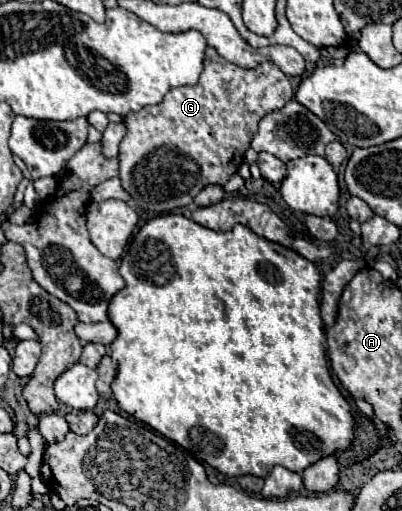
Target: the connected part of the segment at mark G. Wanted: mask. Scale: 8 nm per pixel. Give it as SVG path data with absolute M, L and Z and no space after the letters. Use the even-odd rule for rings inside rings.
M212 47L206 49L204 73L200 83L192 87L170 89L160 105L144 107L138 113L126 117L126 137L120 143L120 181L130 193L132 203L138 209L154 213L170 213L186 207L206 185L224 185L242 165L244 153L250 147L252 137L258 131L258 123L264 115L282 109L294 95L288 77L270 61L264 61L256 69L242 69L222 59Z

